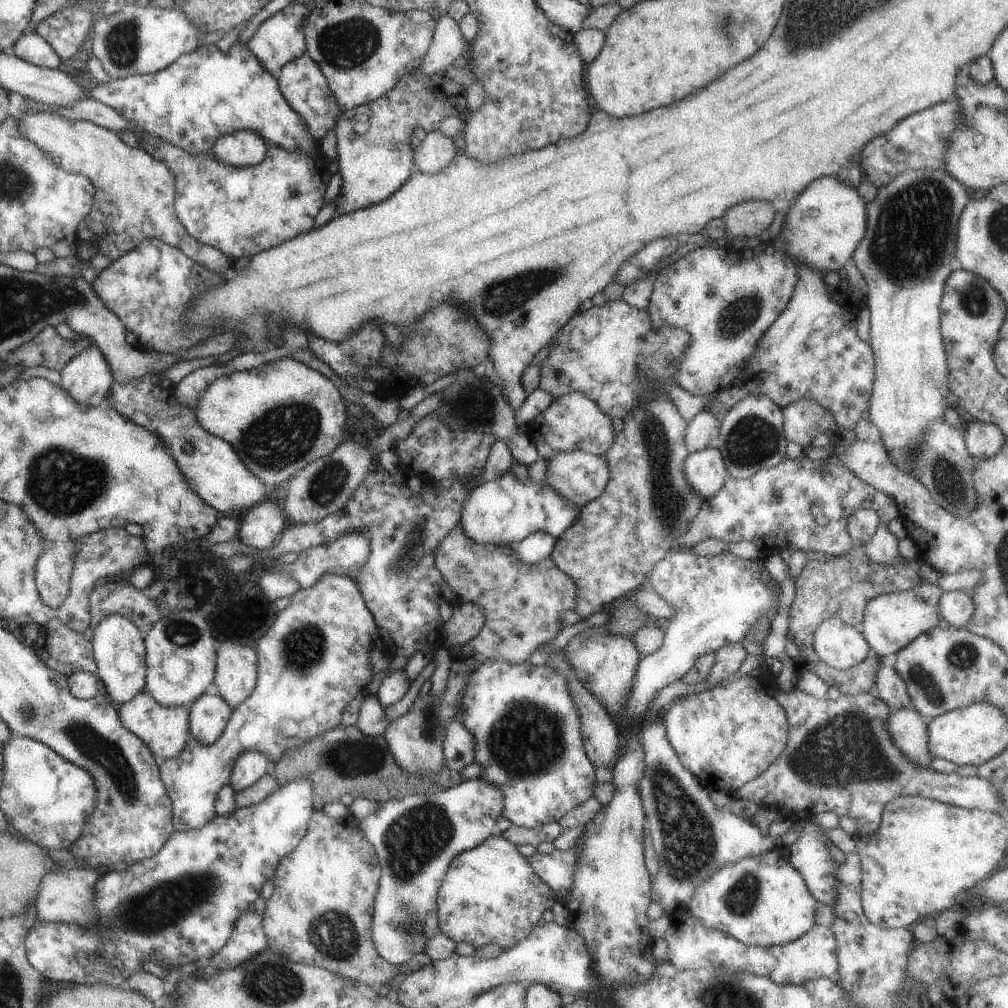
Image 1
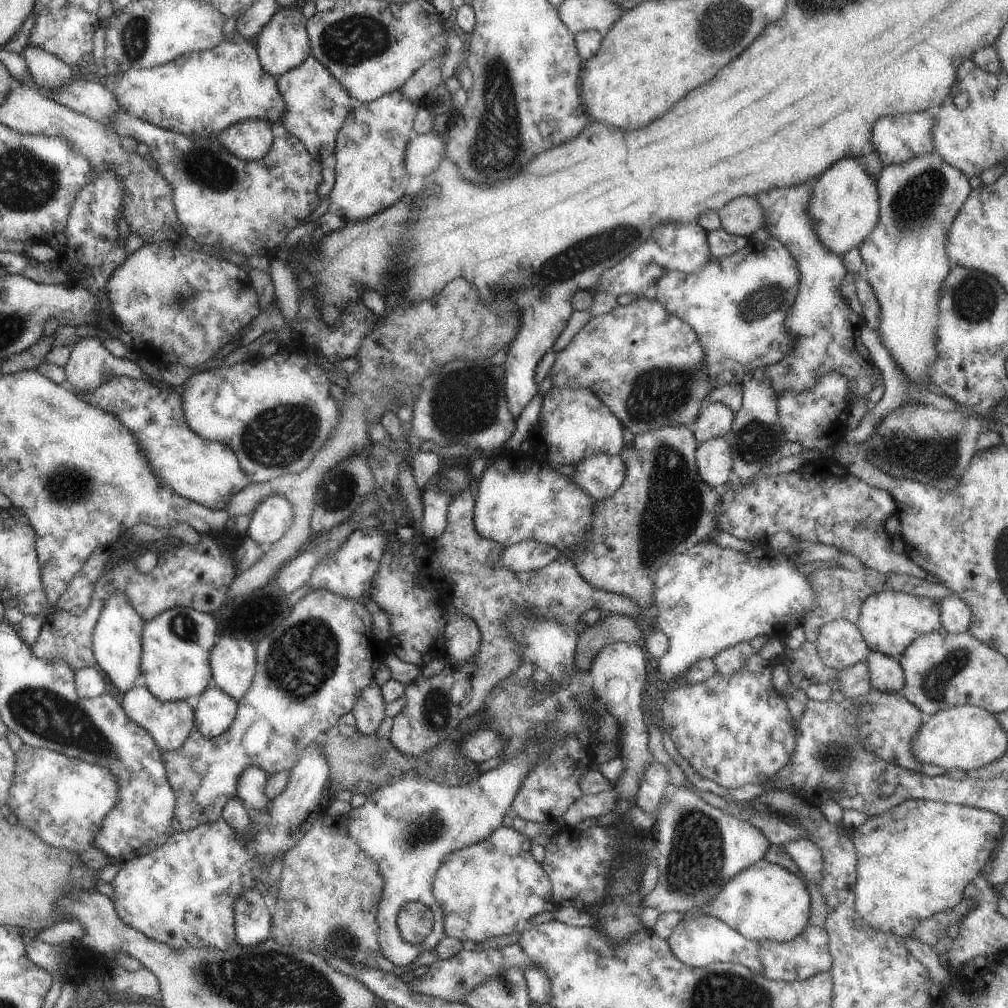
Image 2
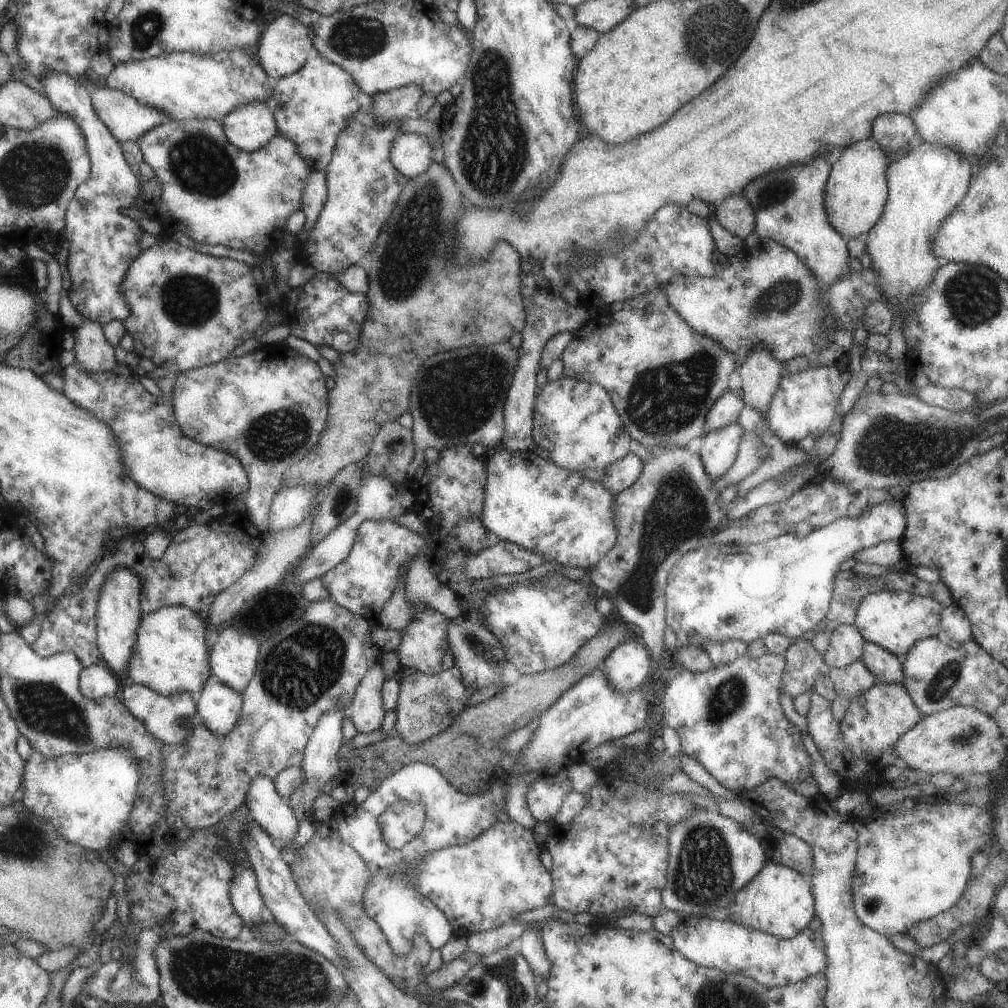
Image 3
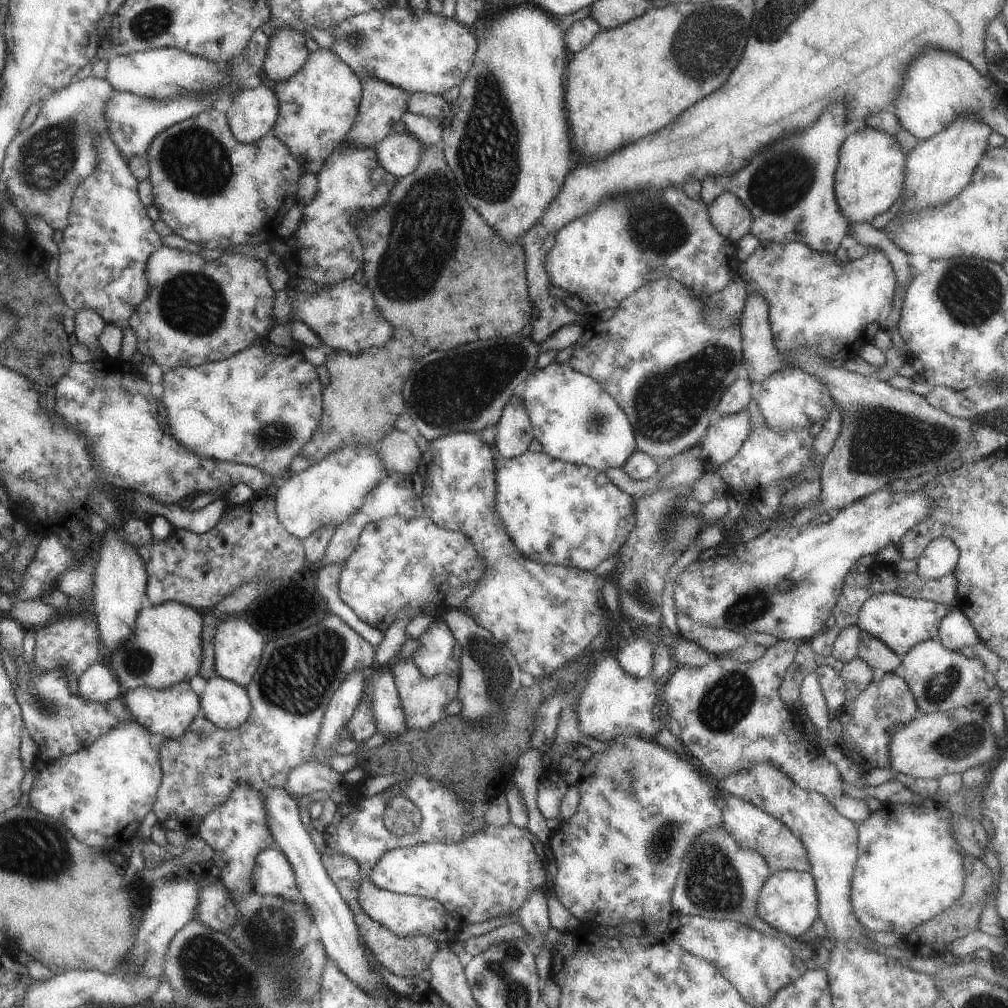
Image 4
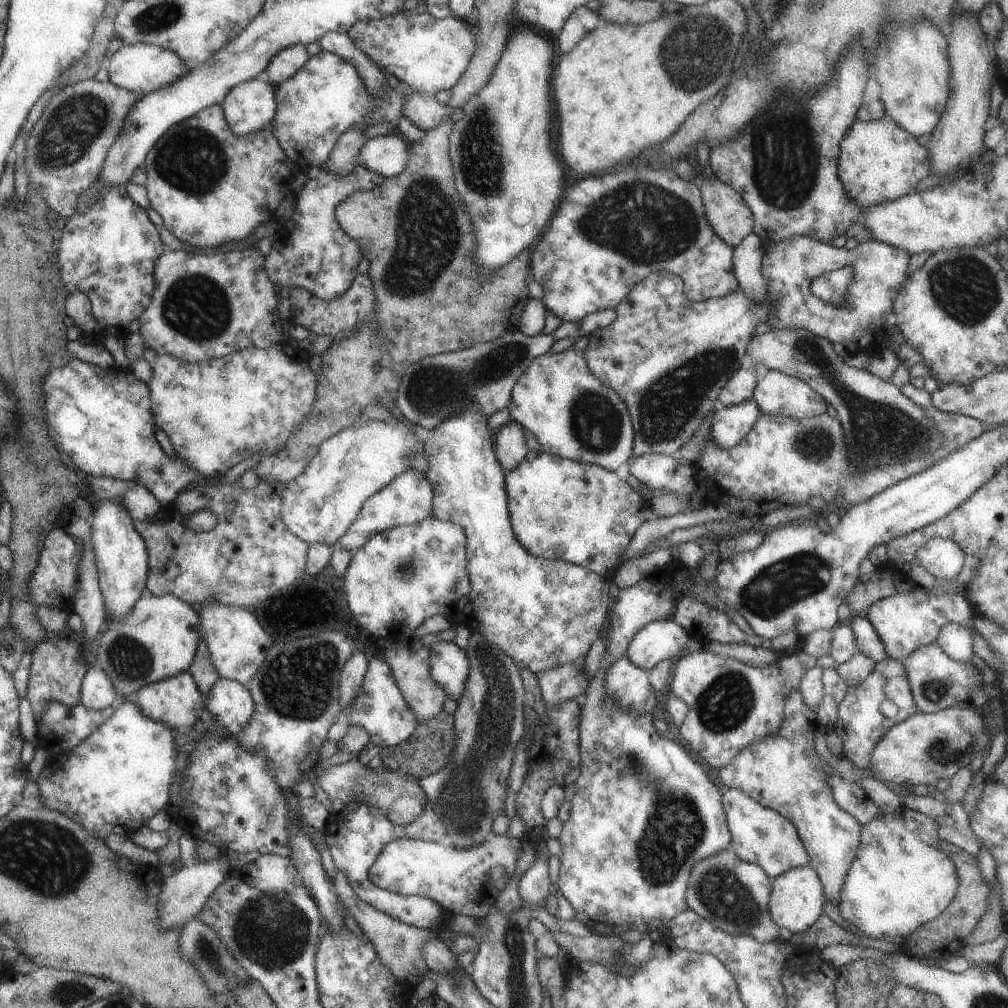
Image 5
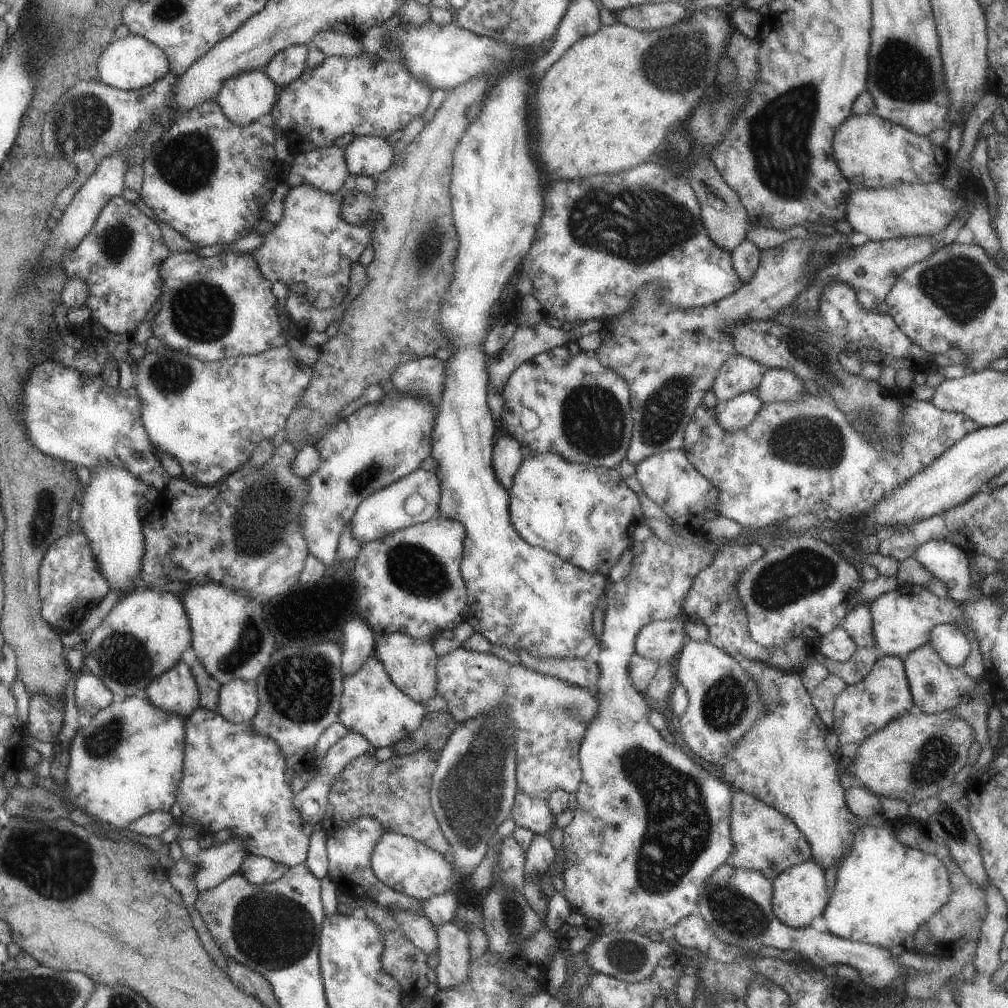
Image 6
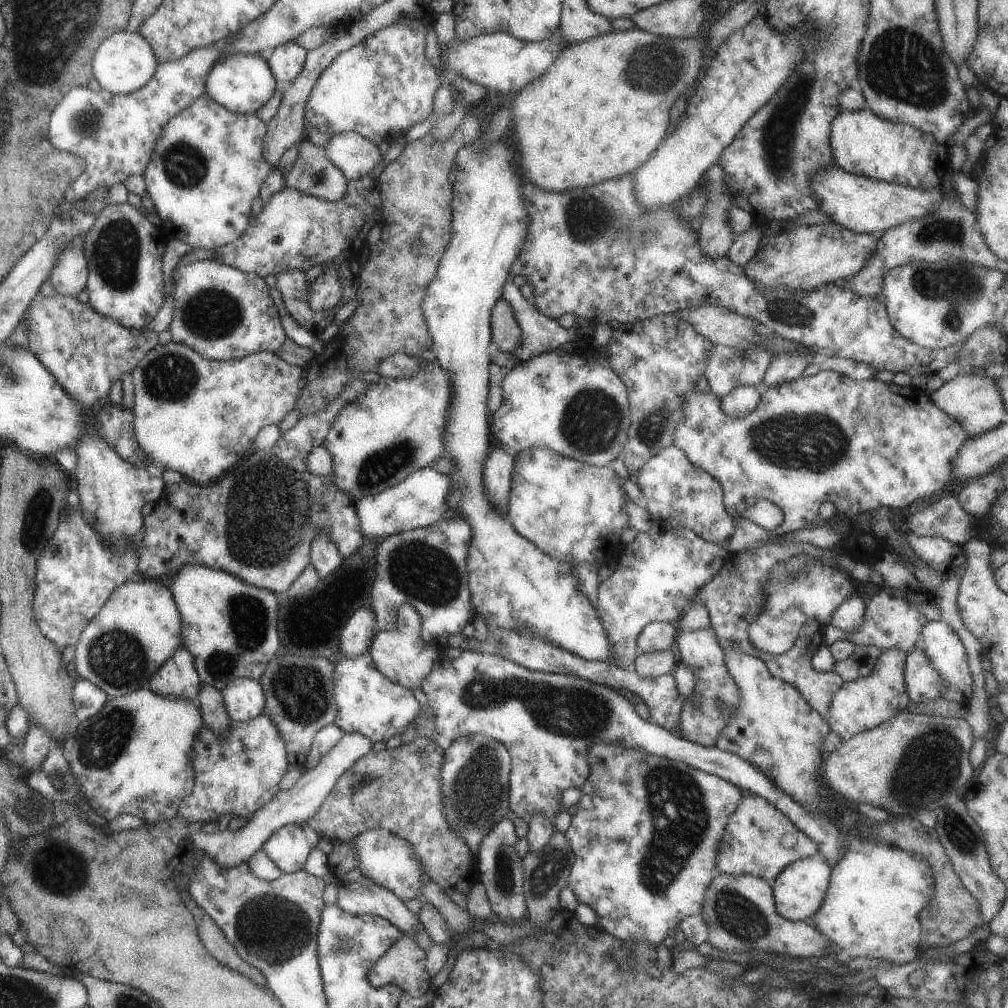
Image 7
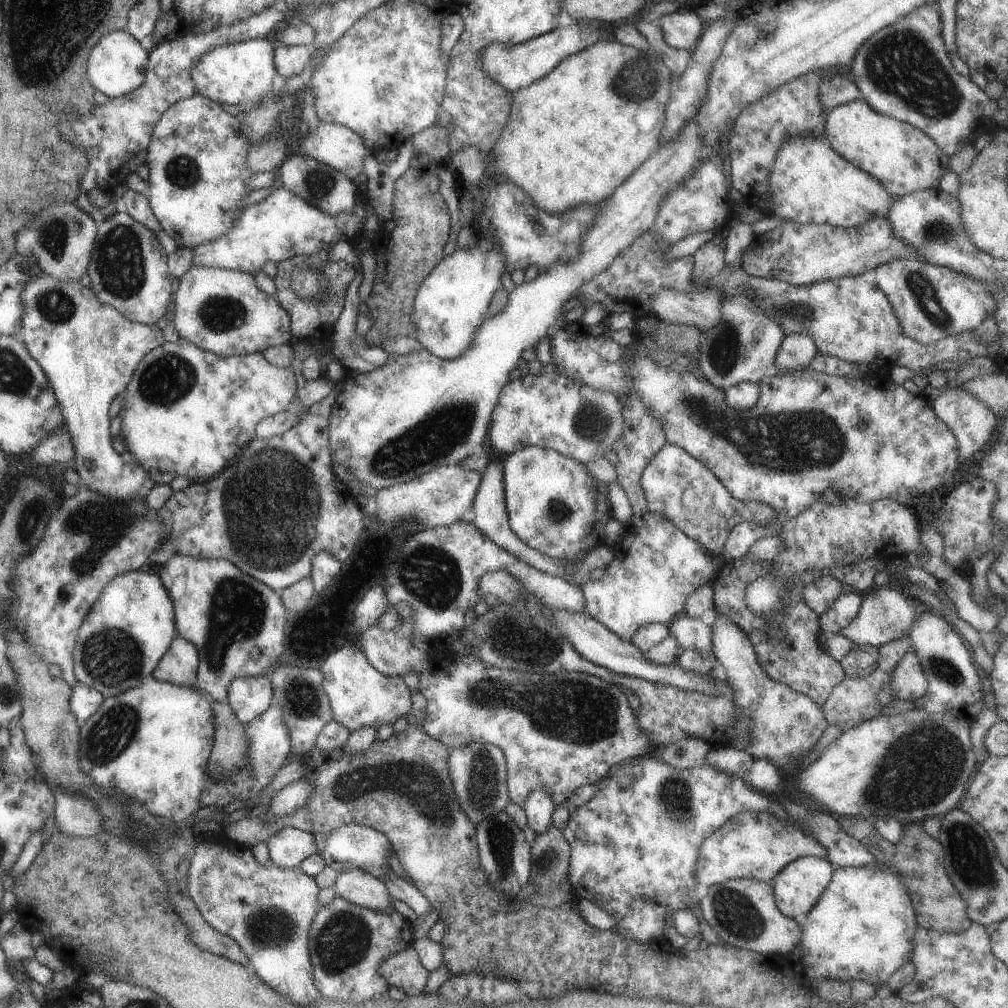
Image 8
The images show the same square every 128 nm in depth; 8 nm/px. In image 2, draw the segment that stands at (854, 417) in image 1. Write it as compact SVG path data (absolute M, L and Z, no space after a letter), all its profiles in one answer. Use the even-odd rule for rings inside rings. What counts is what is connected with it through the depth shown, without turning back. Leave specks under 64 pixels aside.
M813 181L799 186L771 188L754 196L759 208L763 210L763 230L787 248L799 272L797 294L789 314L785 316L785 330L794 336L793 348L781 360L763 367L760 372L769 380L776 396L781 392L799 394L811 388L821 374L837 372L847 380L847 393L852 395L848 411L857 400L873 390L873 386L881 385L881 376L878 372L878 376L873 378L878 369L871 363L869 352L858 337L862 317L850 314L845 298L839 293L841 279L846 273L842 256L827 250L819 242L813 230L814 222L807 216L812 184Z

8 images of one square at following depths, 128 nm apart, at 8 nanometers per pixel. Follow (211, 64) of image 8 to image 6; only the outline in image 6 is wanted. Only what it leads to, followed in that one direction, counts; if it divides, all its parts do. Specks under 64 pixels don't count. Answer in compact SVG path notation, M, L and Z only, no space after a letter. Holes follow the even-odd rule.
M264 69L247 70L223 80L214 101L229 122L243 126L270 114L278 92Z

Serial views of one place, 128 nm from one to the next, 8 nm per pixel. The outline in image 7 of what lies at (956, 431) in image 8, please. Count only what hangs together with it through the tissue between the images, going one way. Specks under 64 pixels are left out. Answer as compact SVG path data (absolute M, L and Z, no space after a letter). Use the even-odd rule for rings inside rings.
M959 373L952 380L945 381L937 390L933 391L930 399L935 408L939 408L941 412L949 415L949 418L955 418L955 422L965 430L966 438L973 438L983 432L989 432L1006 421L1003 400L997 392L995 378Z

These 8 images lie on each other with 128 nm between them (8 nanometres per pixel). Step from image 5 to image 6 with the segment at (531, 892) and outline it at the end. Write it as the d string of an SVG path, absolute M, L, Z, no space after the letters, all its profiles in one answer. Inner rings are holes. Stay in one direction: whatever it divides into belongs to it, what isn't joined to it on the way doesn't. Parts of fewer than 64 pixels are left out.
M534 834L524 853L523 874L527 878L535 878L547 872L553 862L554 850L547 835Z

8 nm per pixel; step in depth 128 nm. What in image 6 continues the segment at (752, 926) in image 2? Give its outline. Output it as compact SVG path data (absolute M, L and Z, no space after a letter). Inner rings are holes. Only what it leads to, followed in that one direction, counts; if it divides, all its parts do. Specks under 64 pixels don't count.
M809 859L780 872L772 881L771 908L775 918L789 928L809 926L825 908L828 901L824 870Z

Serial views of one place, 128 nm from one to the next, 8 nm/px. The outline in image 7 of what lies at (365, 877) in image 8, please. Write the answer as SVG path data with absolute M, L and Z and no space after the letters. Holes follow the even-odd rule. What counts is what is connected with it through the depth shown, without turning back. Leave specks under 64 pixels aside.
M337 884L336 905L349 914L368 914L384 918L406 935L412 937L417 933L419 920L411 914L402 900L393 892L373 884Z

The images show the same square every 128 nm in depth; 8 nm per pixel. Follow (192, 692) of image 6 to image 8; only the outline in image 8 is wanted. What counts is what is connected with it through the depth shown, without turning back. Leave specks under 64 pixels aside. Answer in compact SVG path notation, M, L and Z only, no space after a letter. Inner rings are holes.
M176 634L150 675L169 684L194 687L197 667L195 646Z

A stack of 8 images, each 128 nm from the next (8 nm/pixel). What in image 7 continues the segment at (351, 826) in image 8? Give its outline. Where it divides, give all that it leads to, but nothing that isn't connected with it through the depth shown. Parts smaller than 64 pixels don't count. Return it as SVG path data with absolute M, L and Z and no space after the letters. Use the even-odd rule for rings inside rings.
M374 828L363 830L349 839L351 854L357 858L359 870L363 876L367 876L376 885L382 886L385 890L405 902L406 900L420 898L419 882L429 882L429 878L423 874L421 866L413 858L413 852L407 842L397 838L389 831Z

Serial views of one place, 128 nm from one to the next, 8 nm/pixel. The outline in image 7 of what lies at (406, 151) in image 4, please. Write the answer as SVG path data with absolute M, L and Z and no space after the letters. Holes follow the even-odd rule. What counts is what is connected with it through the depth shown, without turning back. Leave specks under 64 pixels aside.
M352 132L331 134L321 146L327 160L349 180L375 175L384 165L383 156L371 140Z

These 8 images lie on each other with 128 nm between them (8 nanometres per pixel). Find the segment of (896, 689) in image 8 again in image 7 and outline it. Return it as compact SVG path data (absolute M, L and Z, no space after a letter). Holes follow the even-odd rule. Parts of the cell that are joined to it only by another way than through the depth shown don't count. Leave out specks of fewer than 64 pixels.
M919 647L911 649L903 661L903 682L909 700L926 703L941 696L943 680L931 668L925 652Z

